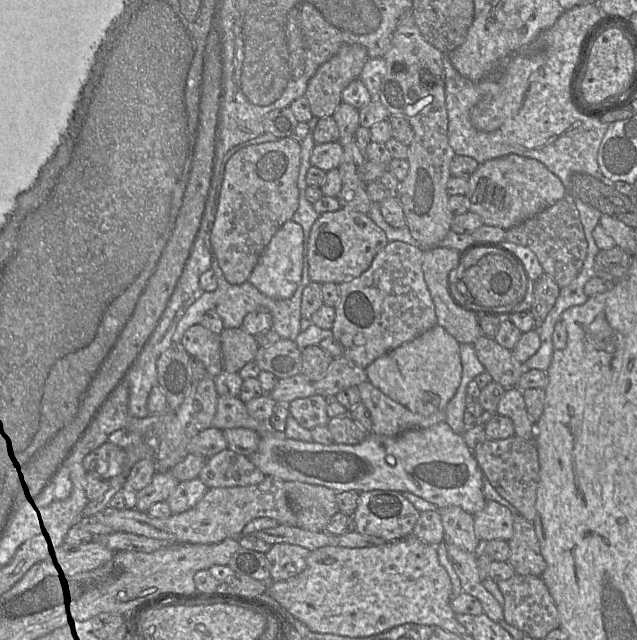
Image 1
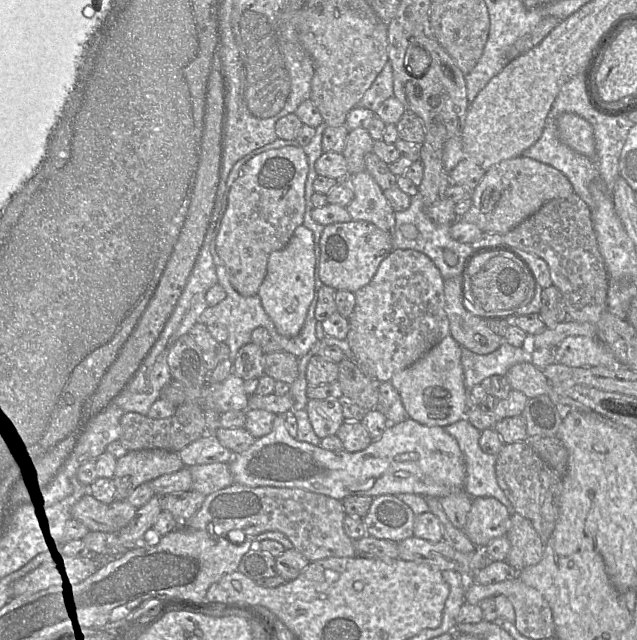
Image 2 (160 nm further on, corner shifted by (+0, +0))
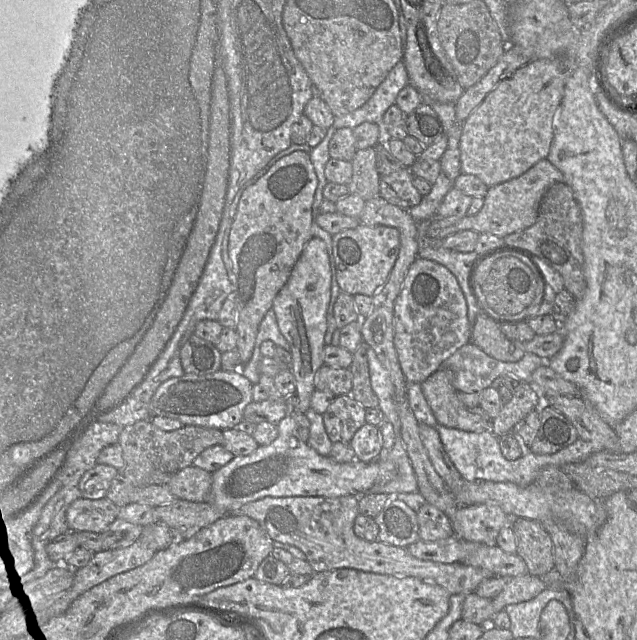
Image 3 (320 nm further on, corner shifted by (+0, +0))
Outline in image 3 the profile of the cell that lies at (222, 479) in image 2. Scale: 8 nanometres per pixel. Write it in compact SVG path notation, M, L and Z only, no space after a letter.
M193 464L174 473L168 482L177 499L191 502L209 501L212 474Z

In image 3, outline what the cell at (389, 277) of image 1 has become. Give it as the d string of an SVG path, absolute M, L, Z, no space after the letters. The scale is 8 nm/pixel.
M417 257L407 272L394 304L394 345L407 383L423 382L459 348L470 342L467 310L467 302L456 277L443 265Z

